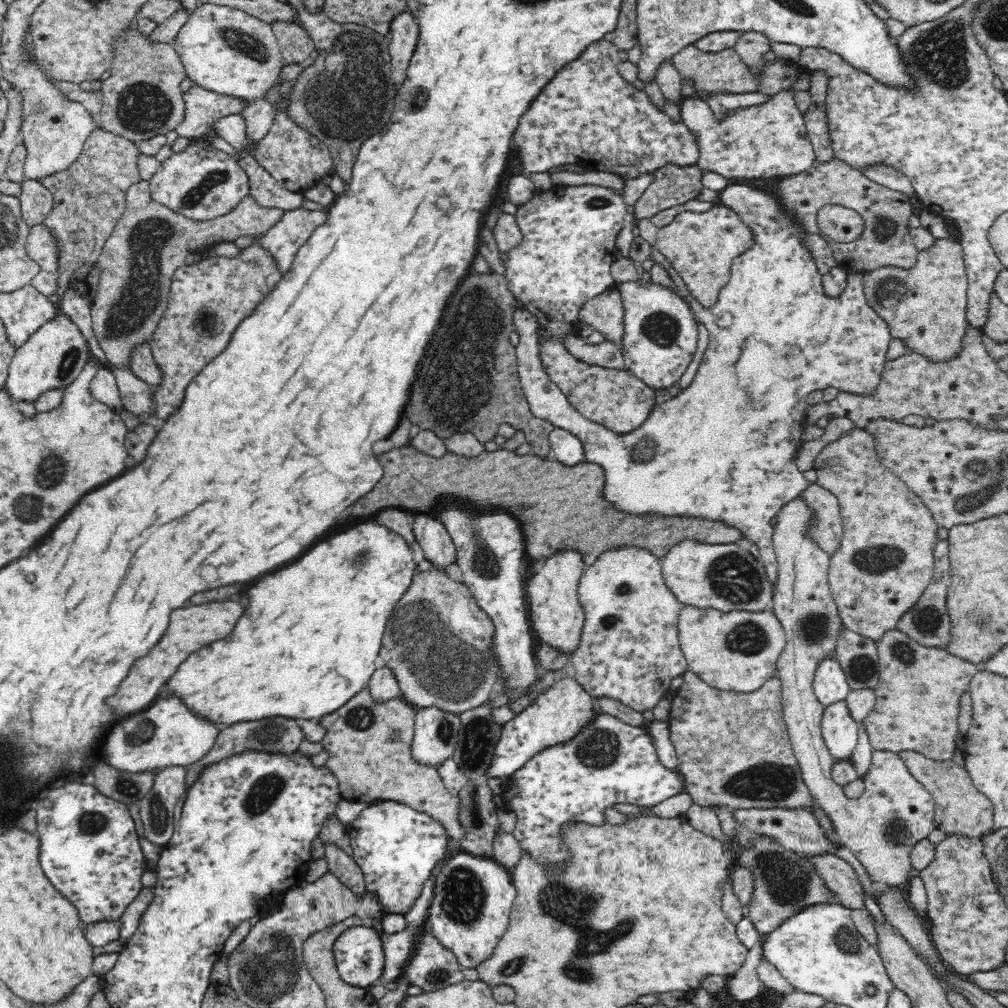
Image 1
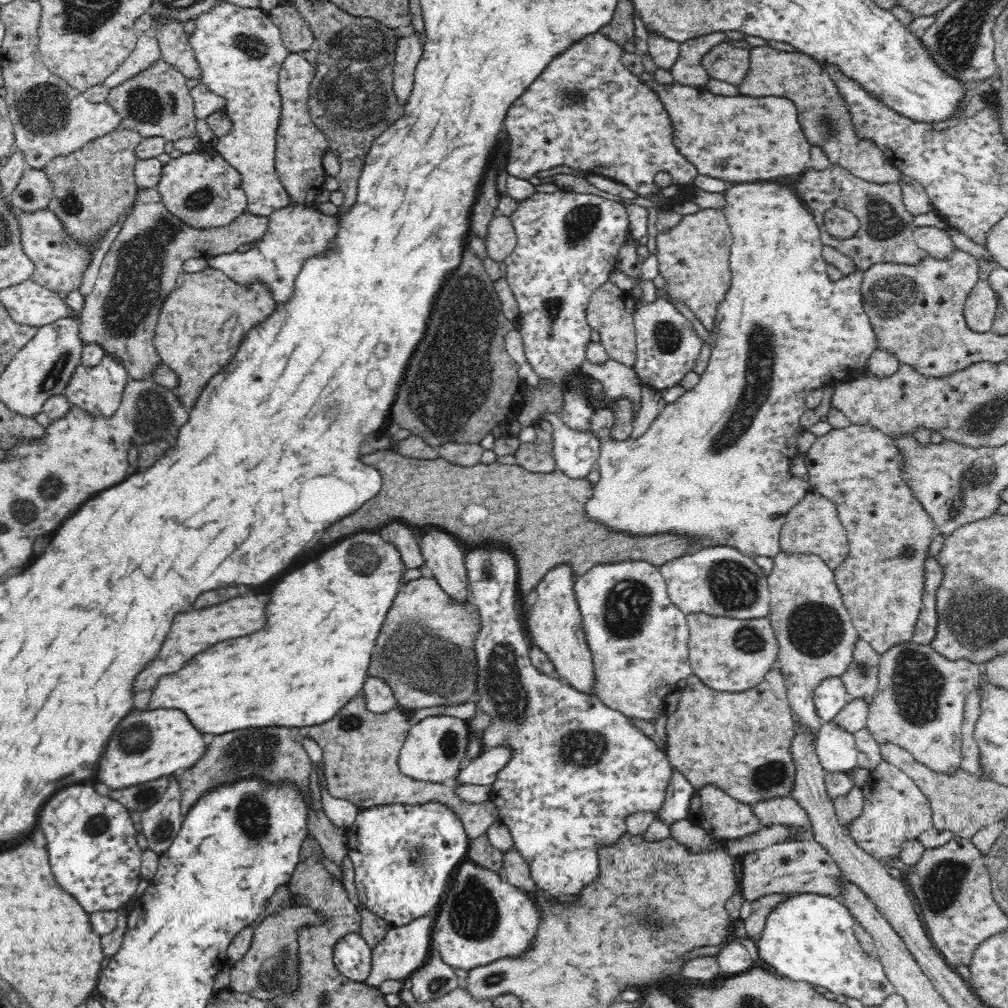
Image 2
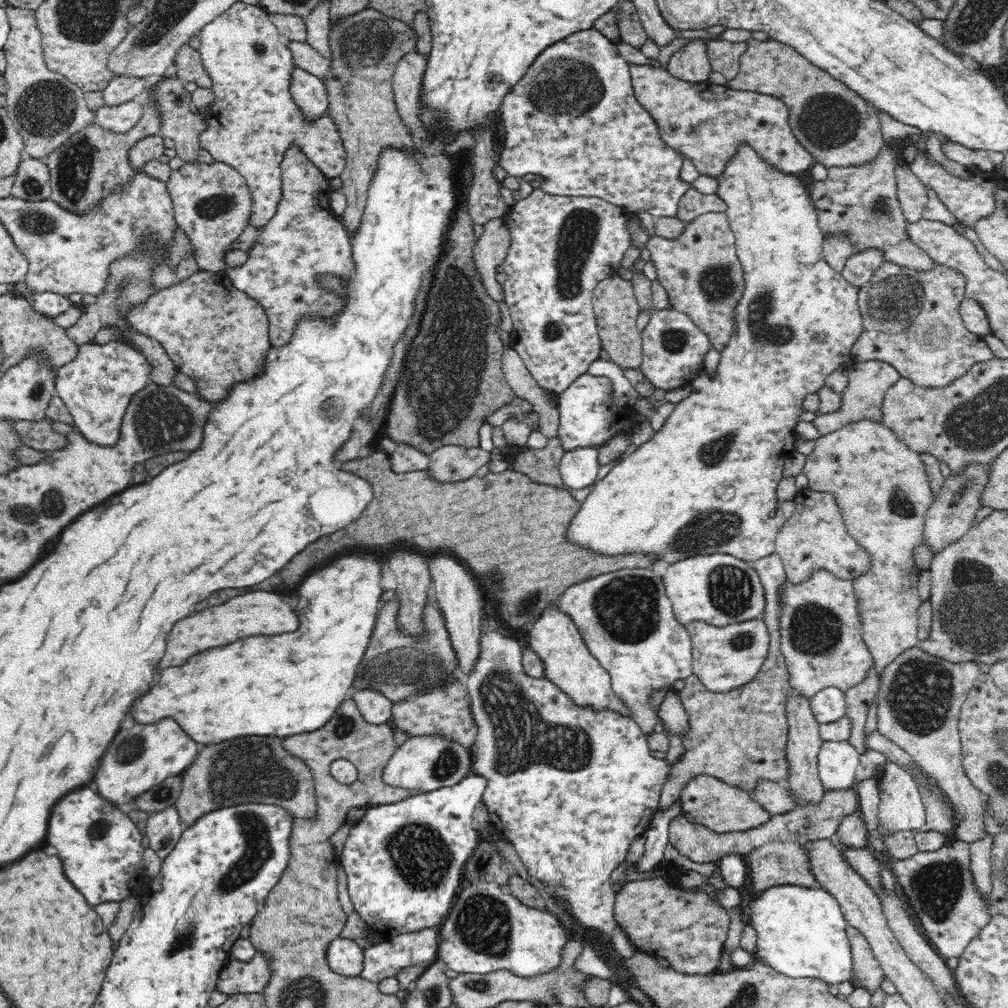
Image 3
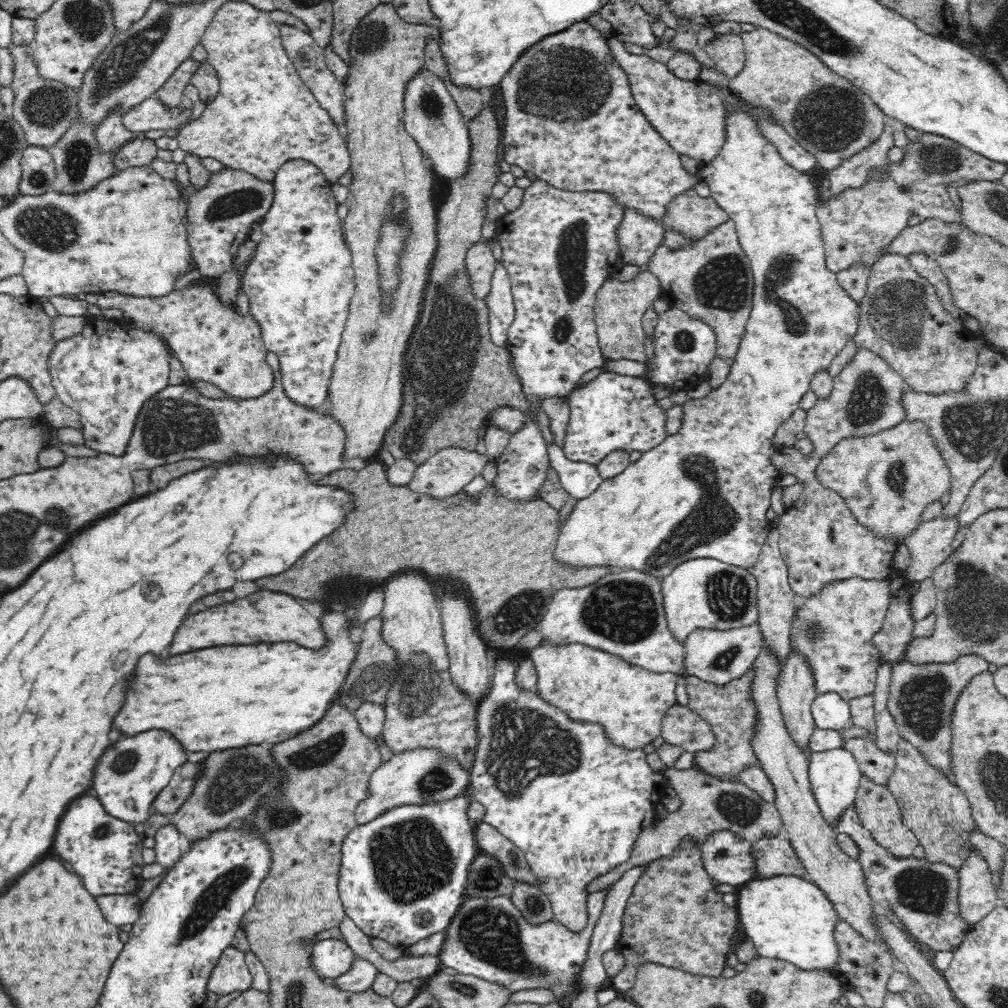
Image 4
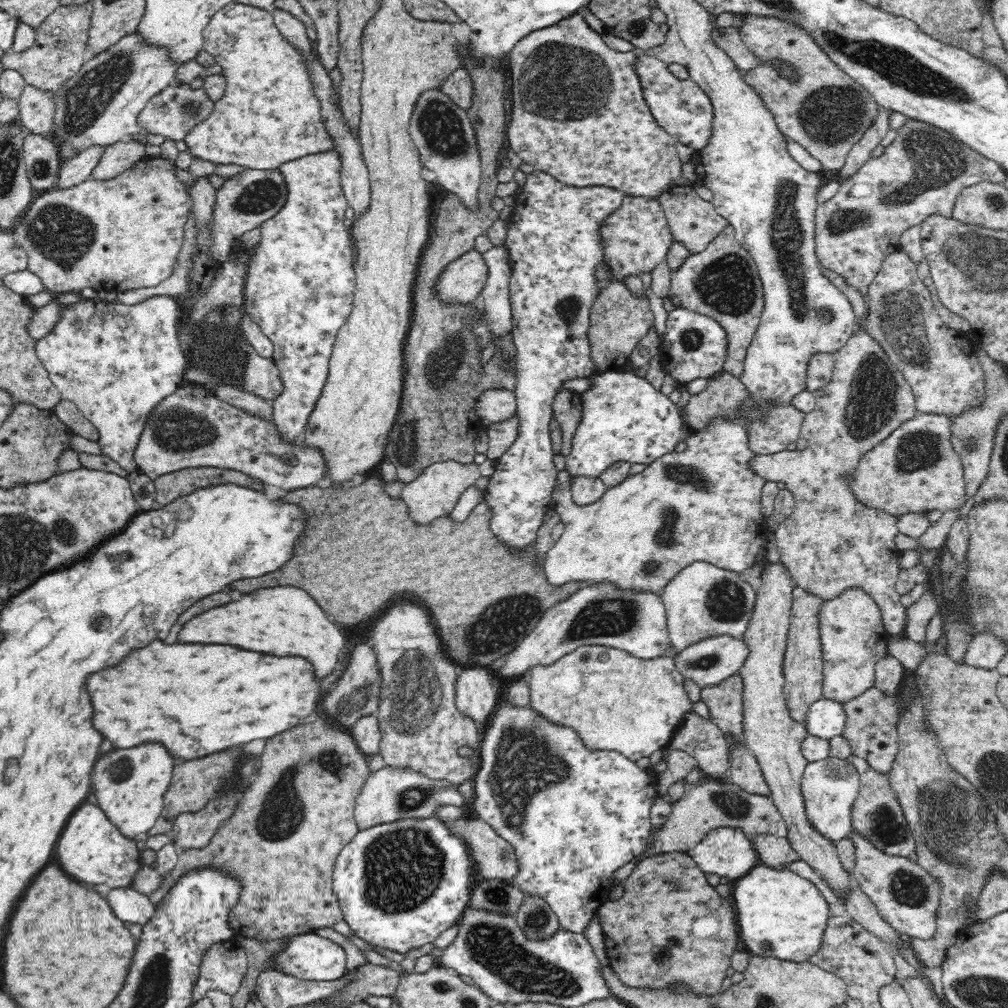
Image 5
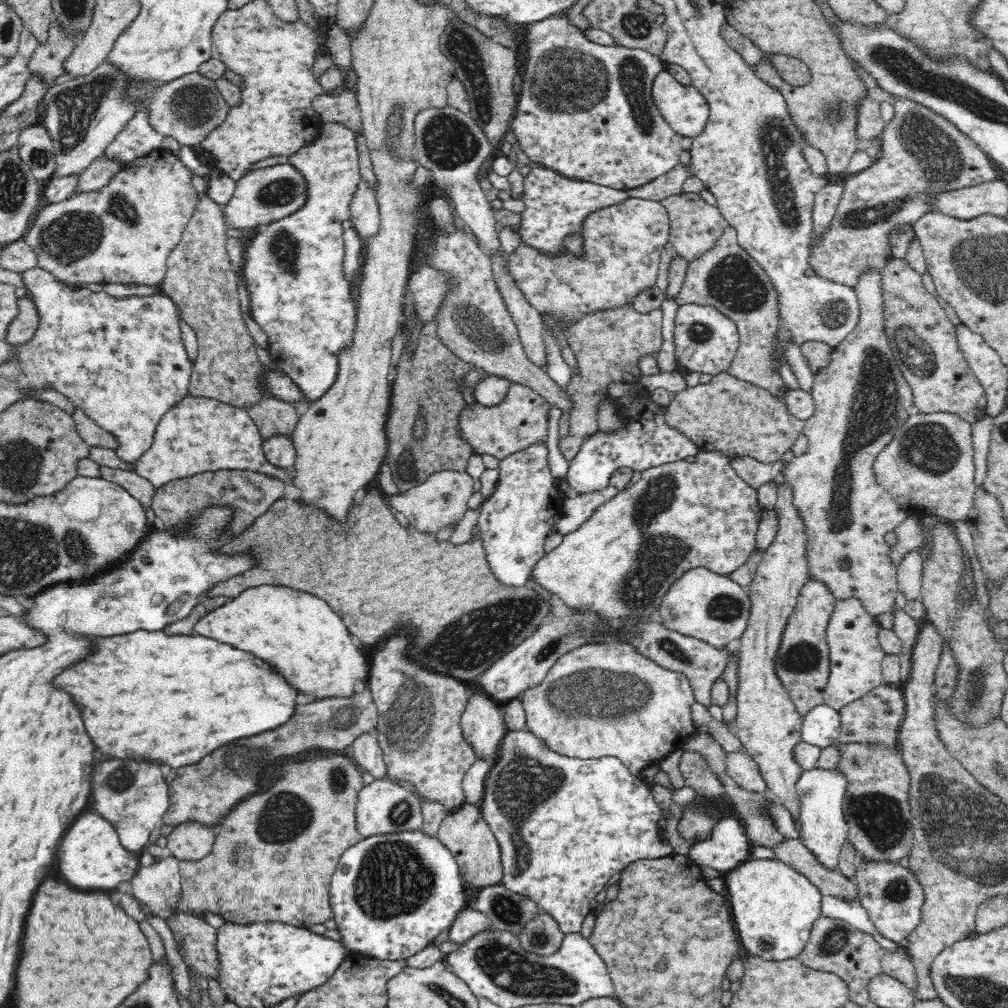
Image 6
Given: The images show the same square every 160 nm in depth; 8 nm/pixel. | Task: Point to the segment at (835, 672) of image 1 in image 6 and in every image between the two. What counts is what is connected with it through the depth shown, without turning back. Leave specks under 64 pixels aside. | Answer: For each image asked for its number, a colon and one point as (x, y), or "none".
2: (831, 695)
3: (828, 705)
4: (830, 711)
5: (826, 718)
6: (821, 726)

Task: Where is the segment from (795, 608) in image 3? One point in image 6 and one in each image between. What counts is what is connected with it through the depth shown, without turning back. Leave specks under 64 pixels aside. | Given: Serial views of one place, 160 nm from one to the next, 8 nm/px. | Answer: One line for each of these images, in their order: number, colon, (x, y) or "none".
4: (831, 629)
5: (853, 638)
6: (855, 654)

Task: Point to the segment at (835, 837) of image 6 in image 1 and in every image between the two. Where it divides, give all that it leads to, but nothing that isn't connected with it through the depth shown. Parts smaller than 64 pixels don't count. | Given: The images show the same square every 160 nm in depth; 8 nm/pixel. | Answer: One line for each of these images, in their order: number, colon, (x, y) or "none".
1: (840, 730)
2: (836, 748)
3: (838, 761)
4: (835, 775)
5: (830, 785)

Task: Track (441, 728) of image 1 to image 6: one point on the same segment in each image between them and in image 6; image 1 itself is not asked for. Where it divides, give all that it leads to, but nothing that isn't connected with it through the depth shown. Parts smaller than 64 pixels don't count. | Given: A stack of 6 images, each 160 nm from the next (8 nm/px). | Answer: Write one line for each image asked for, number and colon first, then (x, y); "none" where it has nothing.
2: (434, 750)
3: (426, 762)
4: (423, 774)
5: (391, 793)
6: (384, 806)

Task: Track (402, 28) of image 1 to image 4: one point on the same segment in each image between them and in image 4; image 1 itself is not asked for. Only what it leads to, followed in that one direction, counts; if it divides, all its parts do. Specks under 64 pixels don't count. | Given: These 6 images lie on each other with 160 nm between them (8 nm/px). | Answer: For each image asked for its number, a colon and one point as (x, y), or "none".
2: (408, 48)
3: (406, 83)
4: (431, 116)

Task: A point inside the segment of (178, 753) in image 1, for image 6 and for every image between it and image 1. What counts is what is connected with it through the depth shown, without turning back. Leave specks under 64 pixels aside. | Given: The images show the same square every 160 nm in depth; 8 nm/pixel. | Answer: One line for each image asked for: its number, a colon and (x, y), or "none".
2: (146, 746)
3: (139, 757)
4: (131, 773)
5: (129, 784)
6: (132, 794)

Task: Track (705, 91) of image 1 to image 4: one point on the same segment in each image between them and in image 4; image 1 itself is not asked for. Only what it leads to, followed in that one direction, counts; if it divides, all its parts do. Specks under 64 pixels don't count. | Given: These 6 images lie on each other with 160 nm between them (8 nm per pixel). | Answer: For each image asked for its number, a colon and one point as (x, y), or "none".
2: (726, 63)
3: (724, 57)
4: (727, 51)

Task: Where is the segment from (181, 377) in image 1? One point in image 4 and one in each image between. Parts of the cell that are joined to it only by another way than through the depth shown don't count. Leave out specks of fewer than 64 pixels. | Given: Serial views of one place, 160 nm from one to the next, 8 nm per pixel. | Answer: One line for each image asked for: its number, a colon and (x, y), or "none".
2: (202, 322)
3: (213, 333)
4: (220, 344)

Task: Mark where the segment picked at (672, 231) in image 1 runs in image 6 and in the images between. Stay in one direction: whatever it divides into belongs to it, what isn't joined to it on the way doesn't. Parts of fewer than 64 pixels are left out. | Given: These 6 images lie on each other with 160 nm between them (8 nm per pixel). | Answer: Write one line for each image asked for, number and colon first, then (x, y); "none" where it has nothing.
2: (693, 256)
3: (700, 270)
4: (710, 278)
5: (722, 282)
6: (726, 278)

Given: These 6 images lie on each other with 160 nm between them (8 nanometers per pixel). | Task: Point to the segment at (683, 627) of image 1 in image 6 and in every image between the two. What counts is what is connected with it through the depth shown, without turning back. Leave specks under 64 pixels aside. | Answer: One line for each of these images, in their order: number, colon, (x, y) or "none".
2: (730, 655)
3: (724, 657)
4: (715, 656)
5: (709, 661)
6: (702, 664)

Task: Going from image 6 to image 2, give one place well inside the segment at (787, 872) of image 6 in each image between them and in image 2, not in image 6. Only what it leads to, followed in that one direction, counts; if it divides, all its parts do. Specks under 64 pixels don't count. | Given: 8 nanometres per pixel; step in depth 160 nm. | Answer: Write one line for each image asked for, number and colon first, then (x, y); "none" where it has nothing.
2: (809, 938)
3: (802, 933)
4: (788, 918)
5: (782, 915)

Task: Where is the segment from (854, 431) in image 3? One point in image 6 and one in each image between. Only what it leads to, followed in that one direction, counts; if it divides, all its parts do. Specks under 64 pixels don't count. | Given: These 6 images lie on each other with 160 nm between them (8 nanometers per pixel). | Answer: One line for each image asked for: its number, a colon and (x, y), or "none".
4: (887, 479)
5: (913, 470)
6: (927, 468)

